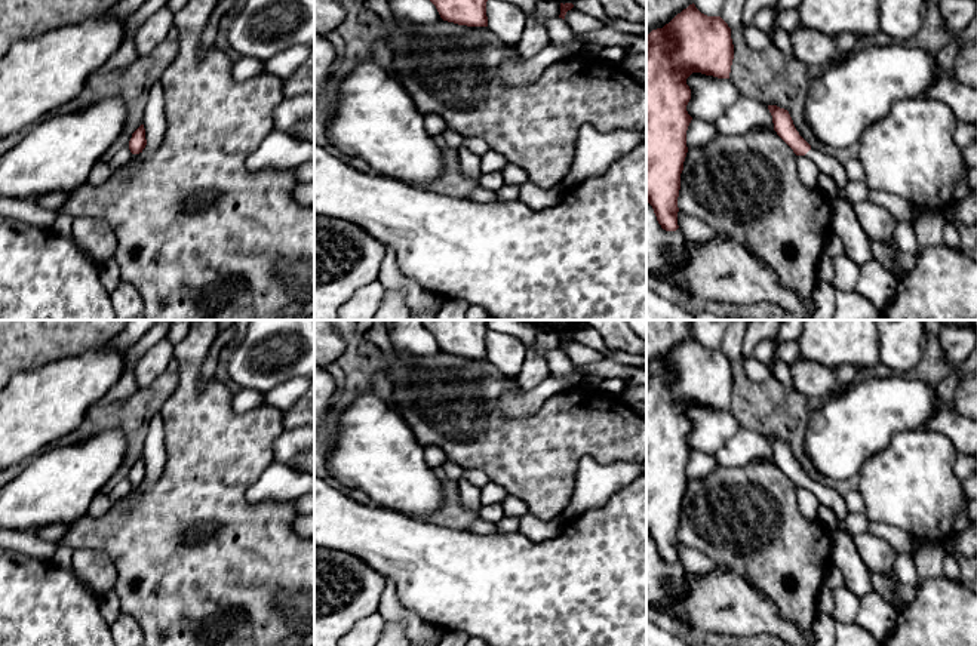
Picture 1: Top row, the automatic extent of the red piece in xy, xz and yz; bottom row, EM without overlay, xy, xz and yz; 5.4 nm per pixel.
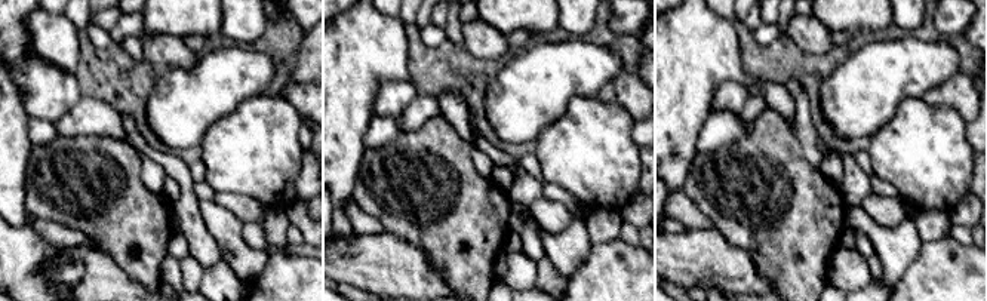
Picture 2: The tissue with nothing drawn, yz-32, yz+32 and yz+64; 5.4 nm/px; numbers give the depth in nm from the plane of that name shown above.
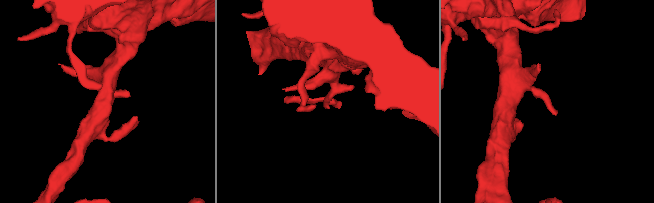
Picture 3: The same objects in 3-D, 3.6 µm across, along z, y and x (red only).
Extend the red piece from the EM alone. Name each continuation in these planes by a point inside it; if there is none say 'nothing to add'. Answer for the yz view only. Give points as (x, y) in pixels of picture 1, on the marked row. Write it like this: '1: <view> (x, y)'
1: yz (826, 163)

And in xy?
nothing to add

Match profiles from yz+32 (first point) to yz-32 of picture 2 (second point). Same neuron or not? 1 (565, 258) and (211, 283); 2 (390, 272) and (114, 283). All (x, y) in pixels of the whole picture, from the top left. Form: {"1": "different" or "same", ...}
{"1": "different", "2": "same"}

